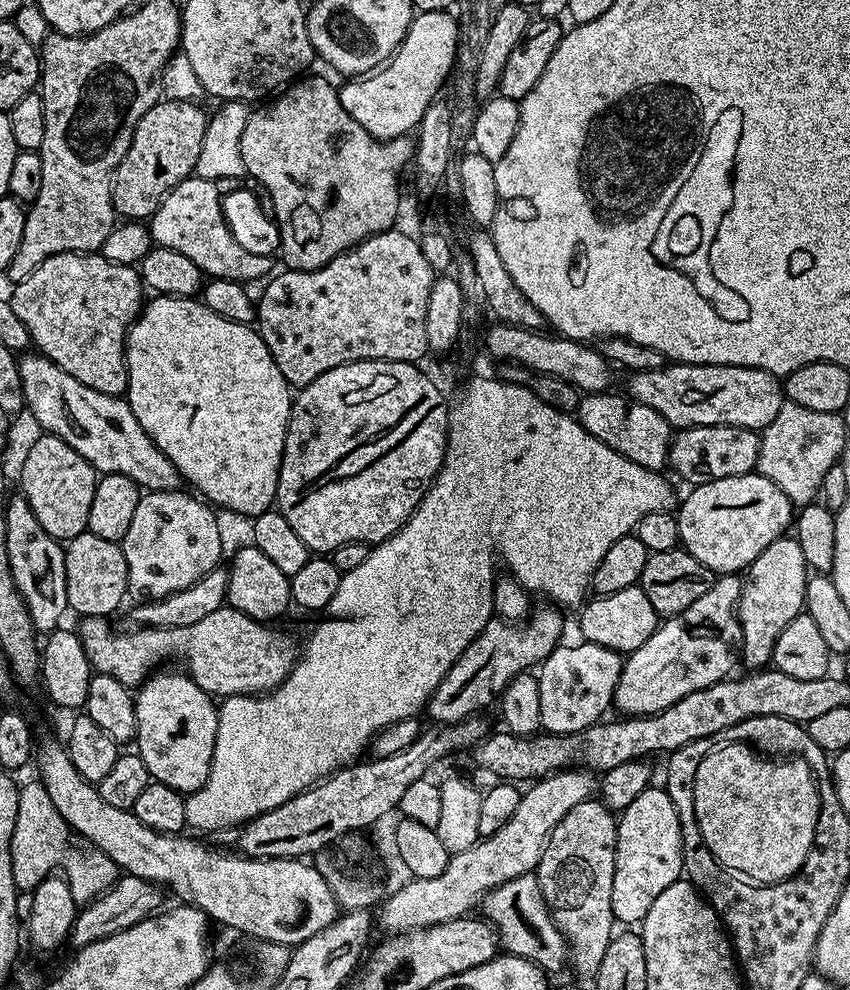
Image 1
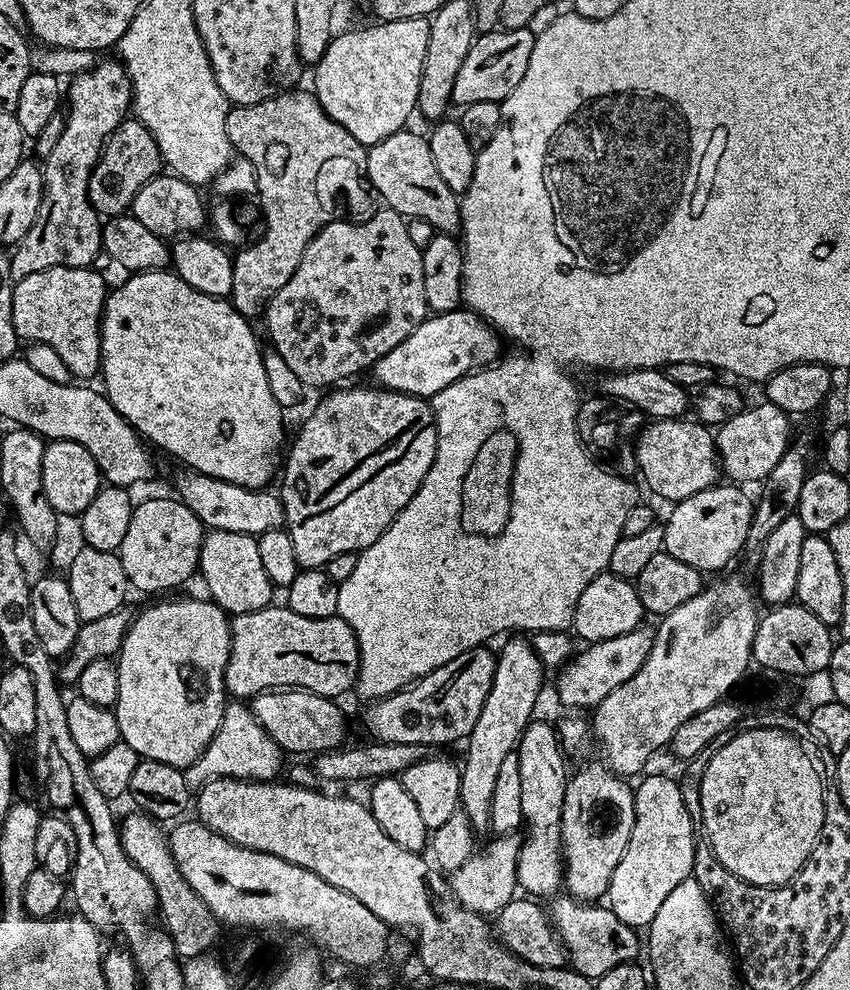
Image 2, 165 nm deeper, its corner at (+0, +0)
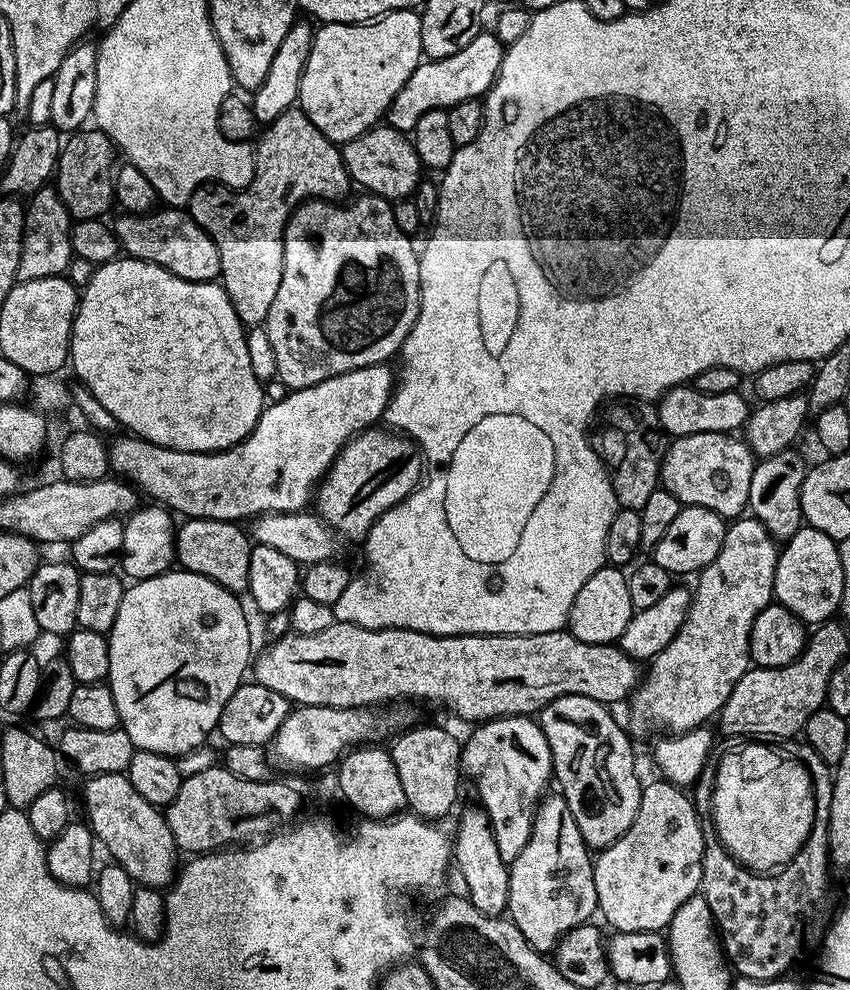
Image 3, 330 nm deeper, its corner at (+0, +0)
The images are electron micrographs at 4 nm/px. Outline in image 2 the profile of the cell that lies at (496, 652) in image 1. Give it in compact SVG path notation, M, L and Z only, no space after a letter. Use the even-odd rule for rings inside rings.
M481 646L466 650L466 654L458 654L454 662L446 662L446 666L438 666L430 674L426 674L415 684L385 696L382 700L369 703L364 712L364 724L373 741L381 744L390 742L406 742L407 744L452 744L455 740L463 741L474 730L474 722L478 722L478 714L482 714L482 705L486 702L486 694L490 694L490 686L494 682L494 666L497 653L491 647Z

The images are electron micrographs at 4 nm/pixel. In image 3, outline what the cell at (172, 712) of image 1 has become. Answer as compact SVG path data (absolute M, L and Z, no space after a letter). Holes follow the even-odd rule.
M169 570L163 572L160 576L155 576L149 580L137 580L131 586L125 587L124 597L122 598L122 606L118 606L118 618L114 618L114 626L112 627L111 632L107 633L108 645L110 646L110 670L108 671L108 679L106 681L109 688L111 688L112 693L114 694L114 706L118 706L118 714L120 715L120 727L126 730L126 734L130 734L130 742L134 742L136 749L142 752L157 752L163 756L171 756L173 758L181 758L187 752L192 752L208 735L215 733L217 731L220 715L222 714L222 706L226 706L226 702L230 698L230 694L234 694L234 690L238 690L242 681L245 679L244 671L249 671L250 661L254 656L254 648L252 652L252 632L248 629L248 620L244 617L244 608L239 604L237 593L228 592L222 586L218 586L210 578L205 576L199 576L193 572L185 572L183 570Z

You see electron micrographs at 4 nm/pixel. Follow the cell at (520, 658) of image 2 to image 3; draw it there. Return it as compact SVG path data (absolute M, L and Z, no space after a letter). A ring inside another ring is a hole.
M479 807L468 808L460 816L454 832L454 866L462 870L466 877L468 901L482 914L487 916L504 916L508 911L508 895L510 894L509 861L498 854L498 846L494 842L494 830L488 817Z

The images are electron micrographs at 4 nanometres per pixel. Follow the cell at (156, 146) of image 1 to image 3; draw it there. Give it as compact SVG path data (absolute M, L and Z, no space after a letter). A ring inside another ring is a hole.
M81 130L67 137L66 143L60 149L60 160L56 163L54 187L60 195L60 201L66 206L68 215L73 221L98 220L107 217L108 207L114 204L114 169L117 167L118 152L112 140L99 130Z

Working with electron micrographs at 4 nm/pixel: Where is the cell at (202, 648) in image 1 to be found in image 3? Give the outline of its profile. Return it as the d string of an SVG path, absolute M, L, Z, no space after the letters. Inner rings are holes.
M337 622L326 626L326 630L318 634L302 634L297 636L289 634L278 636L271 641L269 648L259 649L254 660L254 672L256 668L255 683L266 686L270 690L278 690L288 701L296 706L330 706L331 708L371 708L373 706L388 706L393 702L408 702L404 700L425 700L428 704L437 704L440 708L449 708L457 712L464 720L471 722L483 722L494 720L498 716L531 716L535 717L554 698L563 696L581 696L582 698L594 698L594 702L605 706L613 706L619 700L627 701L636 691L636 685L642 679L642 668L635 660L622 651L615 643L595 644L594 642L582 642L574 633L567 630L547 632L546 634L530 634L529 636L479 636L478 634L466 634L465 636L431 636L422 634L418 630L409 628L379 628L370 630L357 624L345 624Z

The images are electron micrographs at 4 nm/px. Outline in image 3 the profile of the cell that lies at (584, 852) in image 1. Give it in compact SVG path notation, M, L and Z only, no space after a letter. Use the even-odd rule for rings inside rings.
M563 696L554 698L554 702L538 713L542 734L546 734L546 742L550 742L555 783L560 783L559 791L570 806L570 814L574 814L574 822L578 822L578 830L582 830L582 838L592 850L610 847L622 838L622 834L626 834L626 830L630 830L630 822L634 822L634 814L638 814L642 787L642 779L636 773L636 756L632 753L633 741L625 725L620 725L608 712L611 711L605 705L594 702L594 698Z

